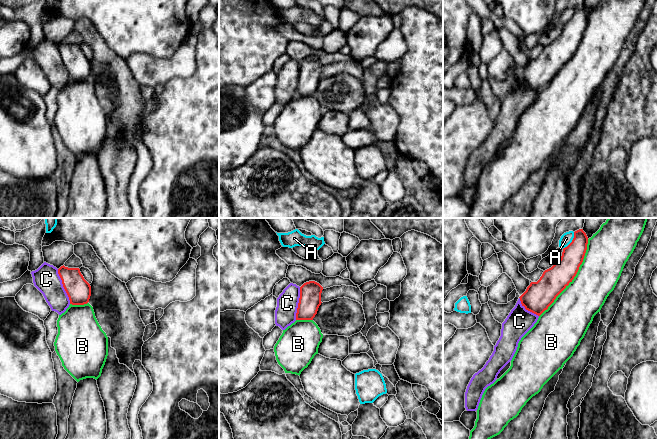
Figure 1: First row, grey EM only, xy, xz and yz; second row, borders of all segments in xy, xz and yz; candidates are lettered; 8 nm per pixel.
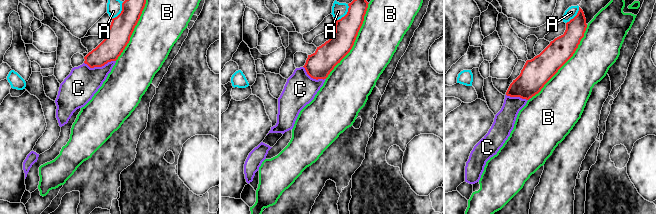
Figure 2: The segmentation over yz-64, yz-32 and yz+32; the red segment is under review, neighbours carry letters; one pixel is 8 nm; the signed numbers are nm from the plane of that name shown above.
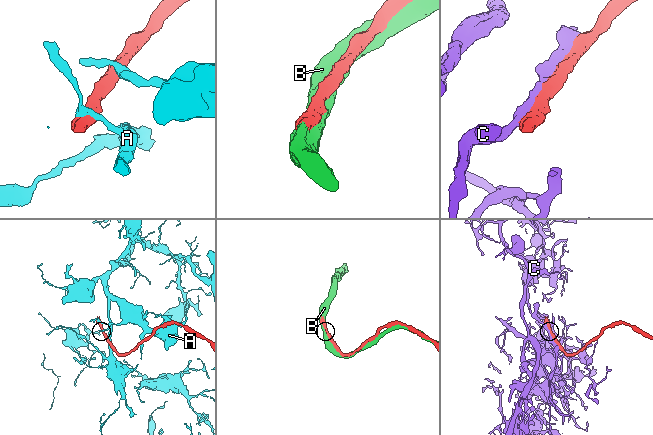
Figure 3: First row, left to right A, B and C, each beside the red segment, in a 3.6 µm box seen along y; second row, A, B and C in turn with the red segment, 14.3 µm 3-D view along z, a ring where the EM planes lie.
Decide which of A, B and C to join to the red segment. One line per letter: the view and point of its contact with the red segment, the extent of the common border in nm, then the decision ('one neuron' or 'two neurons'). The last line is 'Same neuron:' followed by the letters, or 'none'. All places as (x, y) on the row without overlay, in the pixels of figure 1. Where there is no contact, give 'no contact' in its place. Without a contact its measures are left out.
A: contact yz (572, 17); length 170 nm; two neurons
B: contact yz (573, 54); length 750 nm; one neuron
C: contact xy (63, 62); length 300 nm; two neurons
Same neuron: B

